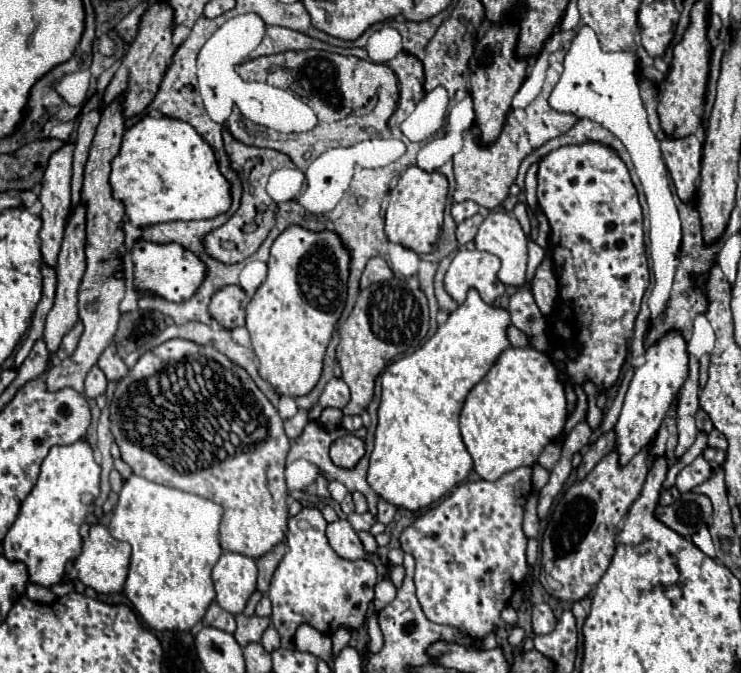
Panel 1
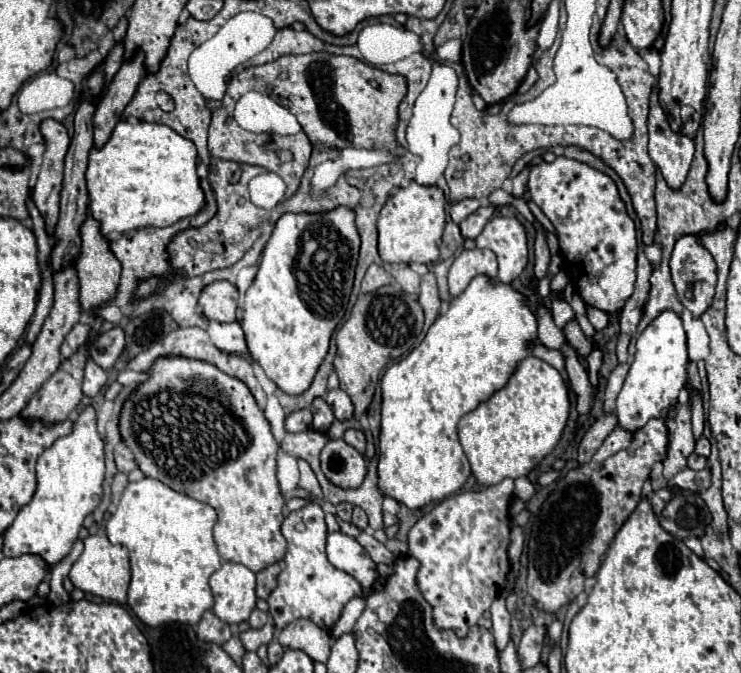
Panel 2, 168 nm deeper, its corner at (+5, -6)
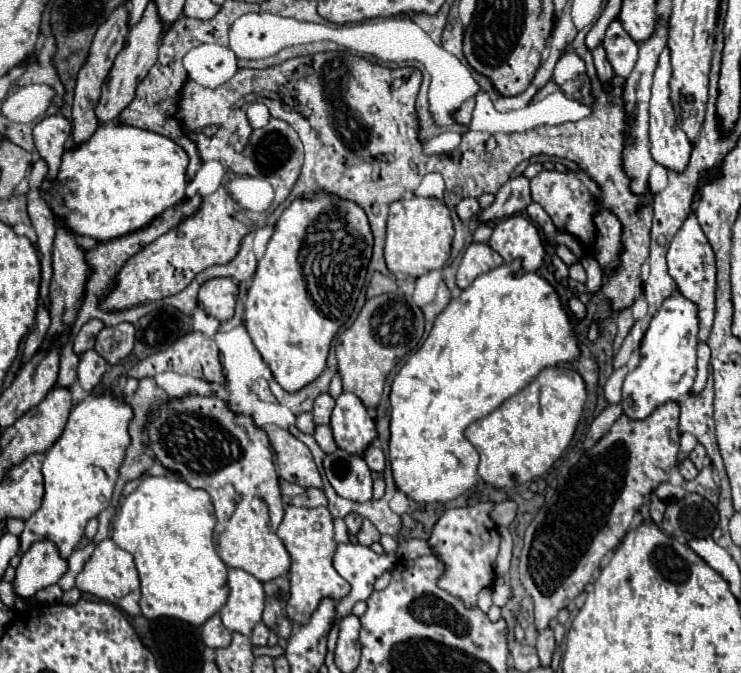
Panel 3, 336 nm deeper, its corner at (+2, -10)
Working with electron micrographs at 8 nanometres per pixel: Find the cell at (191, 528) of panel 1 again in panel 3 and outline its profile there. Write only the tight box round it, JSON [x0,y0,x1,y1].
[113,476,227,626]

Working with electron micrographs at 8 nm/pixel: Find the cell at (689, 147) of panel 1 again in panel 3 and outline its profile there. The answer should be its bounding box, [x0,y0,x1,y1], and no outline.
[649,48,691,172]

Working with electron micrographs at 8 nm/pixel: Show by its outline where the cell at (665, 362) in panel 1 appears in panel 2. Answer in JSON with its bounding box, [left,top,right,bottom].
[616,310,688,432]

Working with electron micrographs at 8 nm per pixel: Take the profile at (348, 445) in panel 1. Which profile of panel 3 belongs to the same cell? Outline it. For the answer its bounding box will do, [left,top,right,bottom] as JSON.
[323,448,373,502]

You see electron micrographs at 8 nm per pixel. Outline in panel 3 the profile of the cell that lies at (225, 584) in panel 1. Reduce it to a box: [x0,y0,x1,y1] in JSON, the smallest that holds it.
[219,570,265,636]

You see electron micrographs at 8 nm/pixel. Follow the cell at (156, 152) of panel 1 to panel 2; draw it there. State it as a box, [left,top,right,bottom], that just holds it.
[86,122,204,234]

